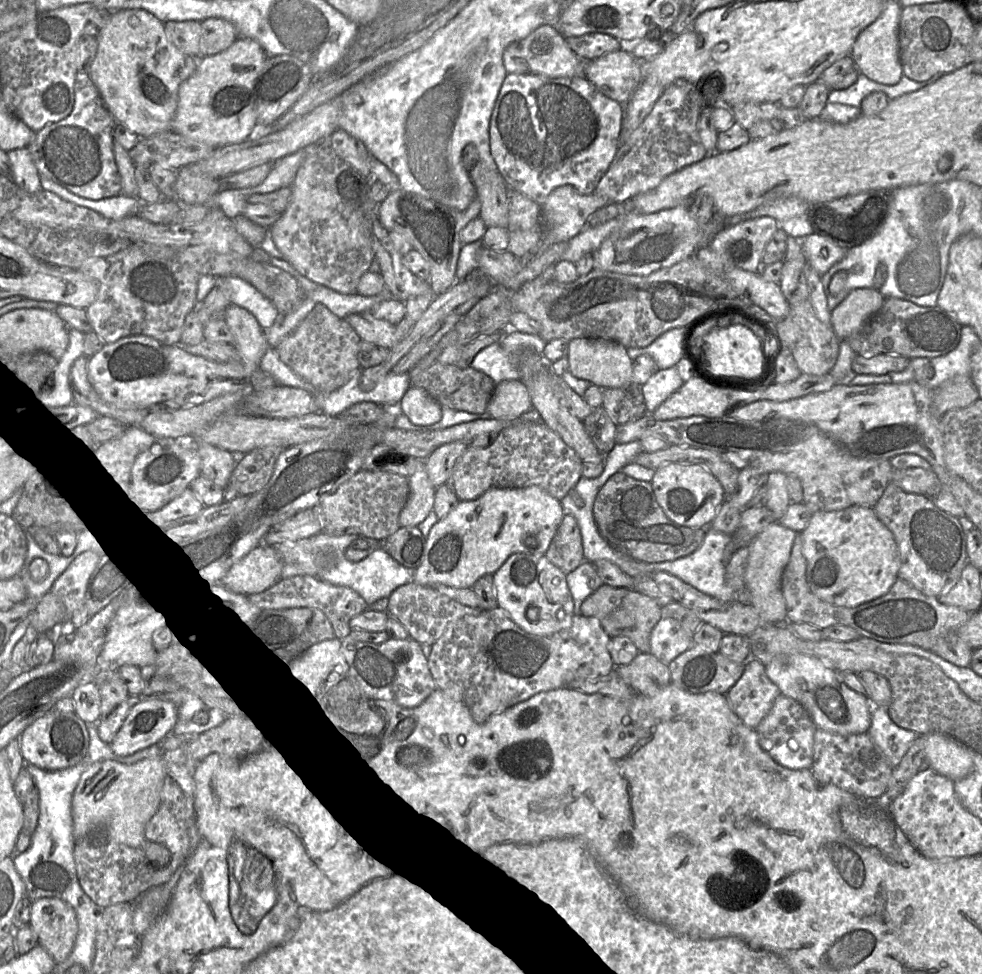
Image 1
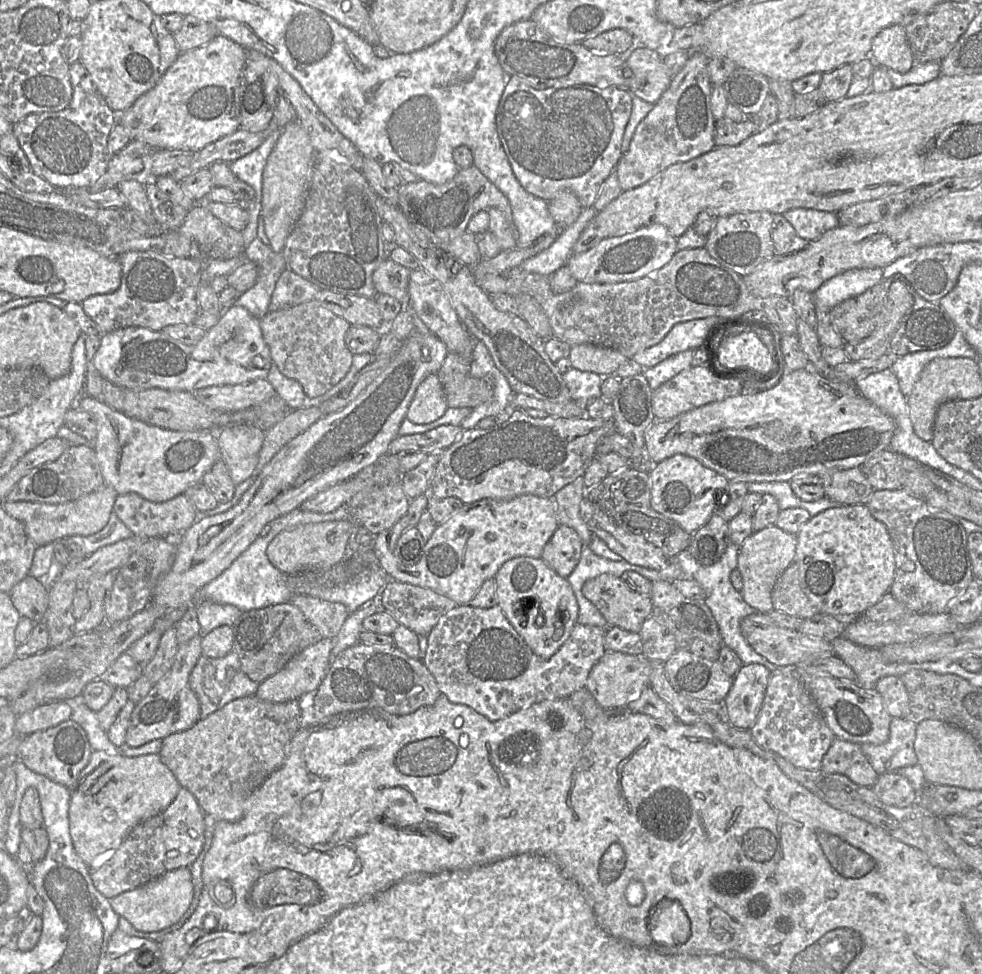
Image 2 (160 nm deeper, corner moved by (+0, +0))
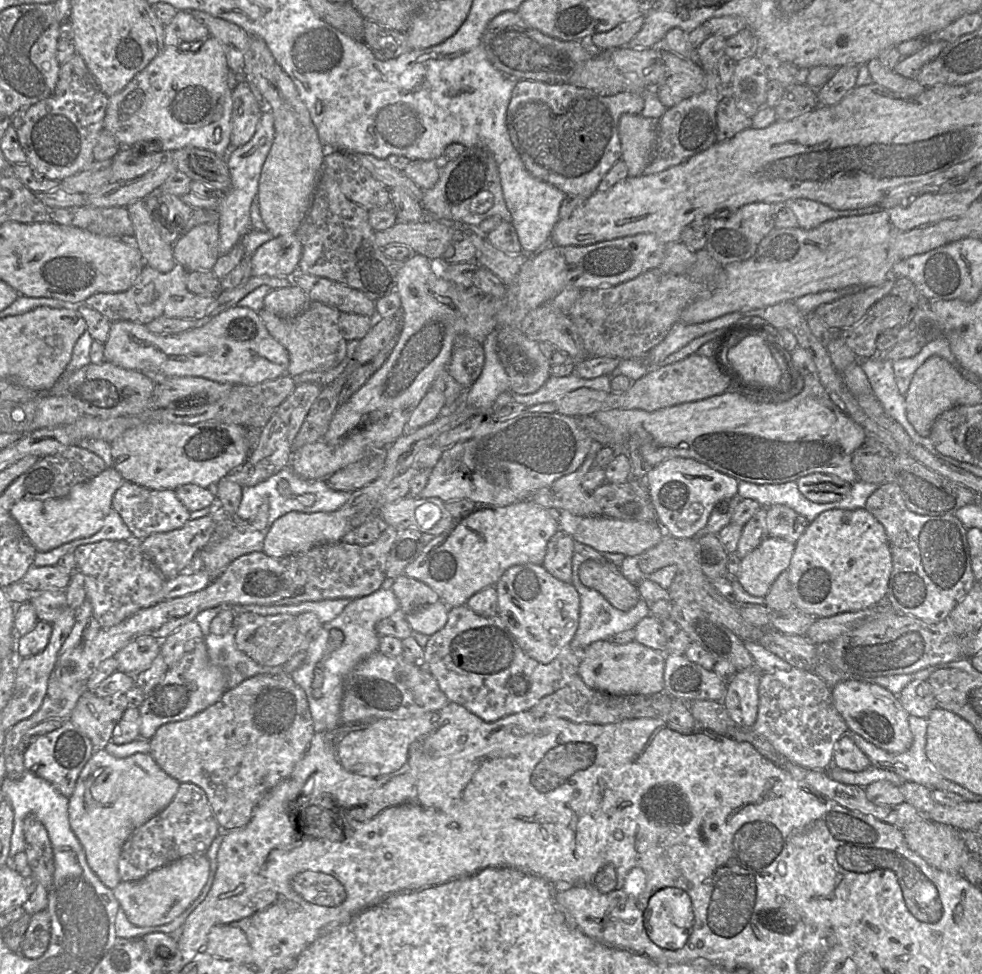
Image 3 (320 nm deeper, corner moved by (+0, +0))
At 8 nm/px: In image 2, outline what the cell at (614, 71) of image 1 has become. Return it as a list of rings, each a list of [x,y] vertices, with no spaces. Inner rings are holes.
[[[635,44],[632,47],[632,50],[625,55],[625,64],[633,72],[627,90],[632,94],[632,96],[639,97],[654,105],[668,88],[673,77],[669,75],[669,72],[663,63],[663,56],[658,51],[649,49],[640,44]]]

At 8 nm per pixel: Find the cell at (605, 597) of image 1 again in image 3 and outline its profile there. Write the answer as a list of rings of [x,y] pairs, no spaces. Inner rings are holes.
[[[586,560],[578,570],[584,586],[602,594],[620,611],[631,610],[641,599],[637,585],[629,581],[619,567],[610,561]]]

